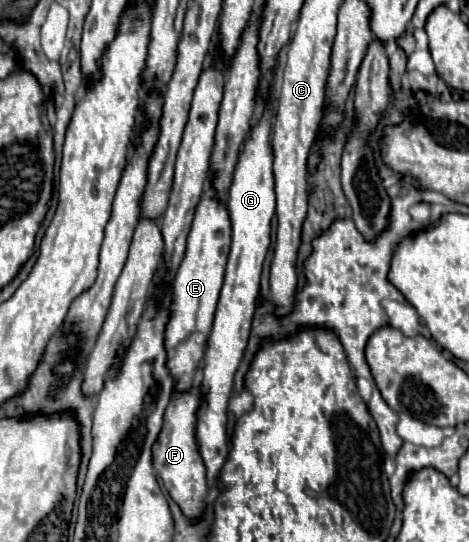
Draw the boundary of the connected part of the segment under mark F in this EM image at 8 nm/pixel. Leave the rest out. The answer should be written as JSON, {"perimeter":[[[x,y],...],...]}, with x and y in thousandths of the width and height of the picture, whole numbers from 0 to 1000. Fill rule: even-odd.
{"perimeter":[[[429,708],[407,712],[394,723],[373,720],[360,738],[360,753],[352,756],[348,790],[326,819],[326,863],[343,878],[348,897],[356,900],[360,915],[386,934],[390,948],[403,956],[420,956],[433,945],[433,923],[441,915],[441,889],[437,889],[437,856],[429,849],[420,827],[420,753],[429,745]]]}

